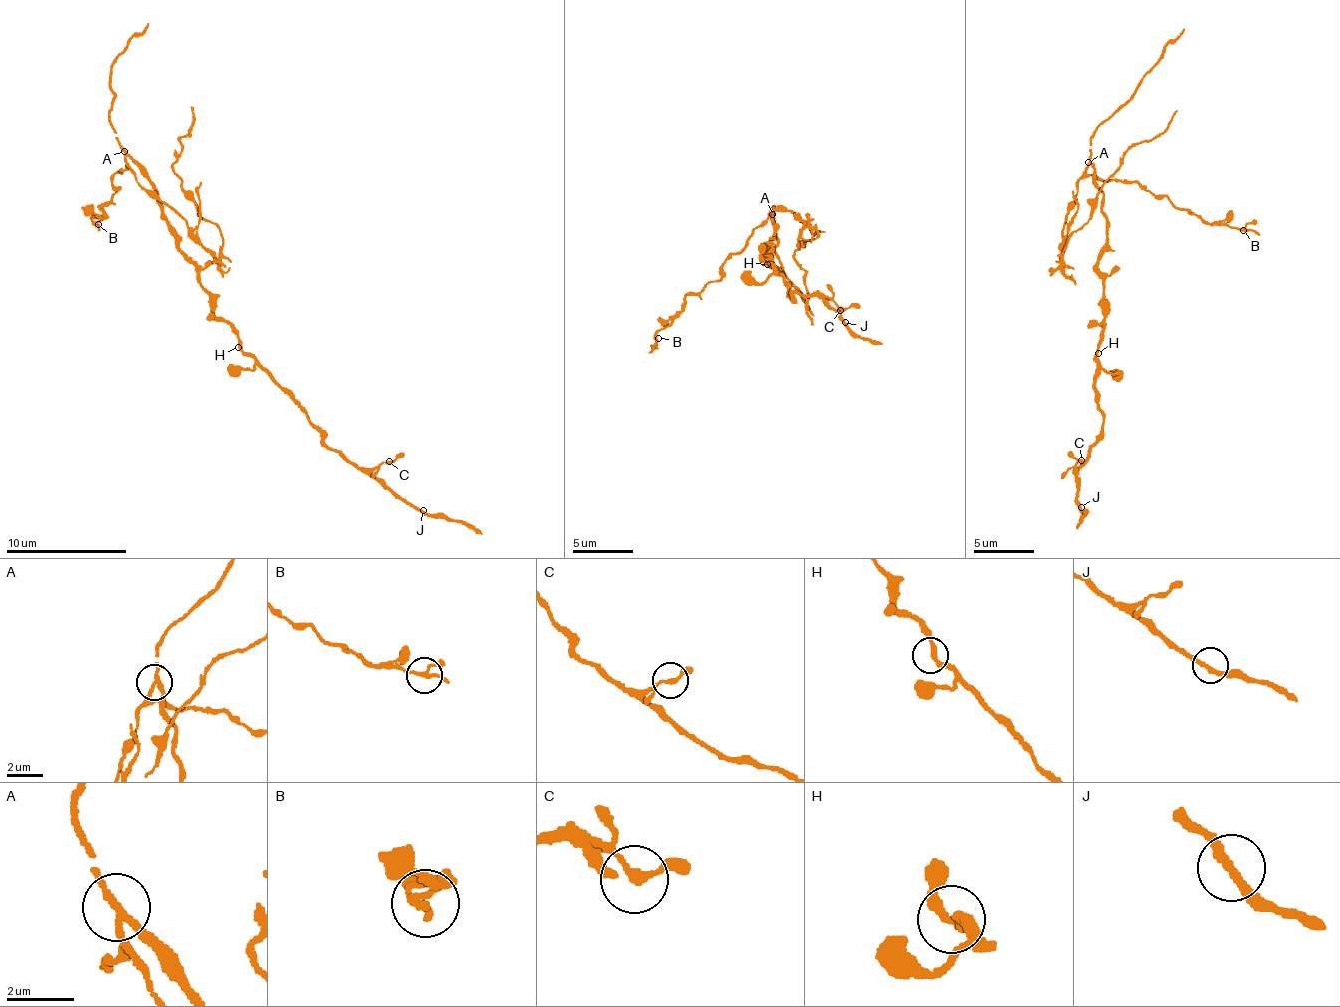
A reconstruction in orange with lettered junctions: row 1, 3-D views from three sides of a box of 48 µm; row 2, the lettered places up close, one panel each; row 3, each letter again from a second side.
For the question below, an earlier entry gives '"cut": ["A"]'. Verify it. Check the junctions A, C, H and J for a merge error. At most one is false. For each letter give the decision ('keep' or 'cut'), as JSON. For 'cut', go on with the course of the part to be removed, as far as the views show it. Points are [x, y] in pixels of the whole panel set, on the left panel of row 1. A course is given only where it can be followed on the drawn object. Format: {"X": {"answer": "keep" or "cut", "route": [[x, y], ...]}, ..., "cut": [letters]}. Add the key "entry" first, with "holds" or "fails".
{"entry": "holds", "A": {"answer": "cut", "route": [[124, 150], [132, 174], [214, 252], [222, 246], [215, 228], [175, 172], [190, 106]]}, "C": {"answer": "keep"}, "H": {"answer": "keep"}, "J": {"answer": "keep"}, "cut": ["A"]}

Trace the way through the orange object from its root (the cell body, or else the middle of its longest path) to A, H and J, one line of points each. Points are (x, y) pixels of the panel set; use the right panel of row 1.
A: (1104, 244), (1106, 214), (1089, 162)
H: (1104, 244), (1097, 270), (1103, 291), (1100, 303), (1104, 329), (1098, 353)
J: (1104, 244), (1097, 270), (1104, 329), (1094, 358), (1094, 387), (1103, 425), (1073, 473), (1081, 507)

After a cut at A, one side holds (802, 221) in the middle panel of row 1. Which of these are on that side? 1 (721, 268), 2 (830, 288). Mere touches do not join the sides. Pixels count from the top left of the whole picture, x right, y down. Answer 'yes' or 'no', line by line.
1: yes
2: no

